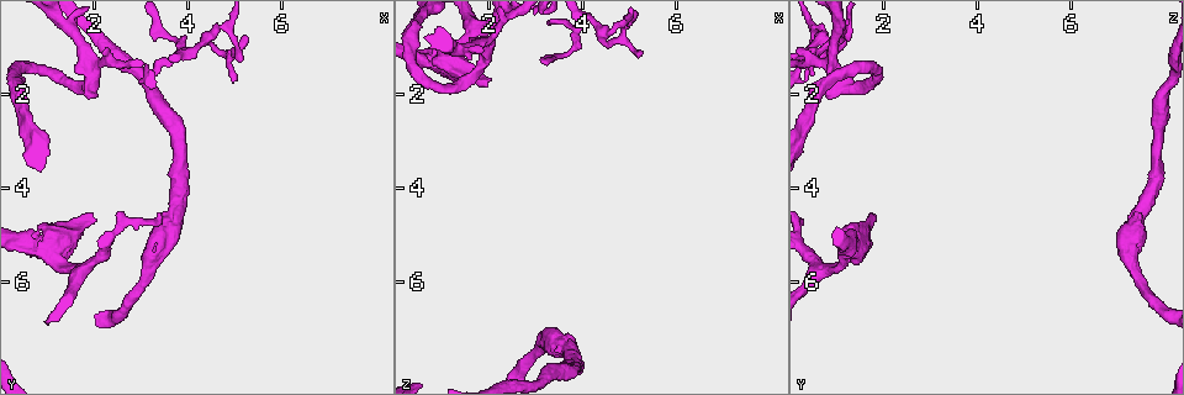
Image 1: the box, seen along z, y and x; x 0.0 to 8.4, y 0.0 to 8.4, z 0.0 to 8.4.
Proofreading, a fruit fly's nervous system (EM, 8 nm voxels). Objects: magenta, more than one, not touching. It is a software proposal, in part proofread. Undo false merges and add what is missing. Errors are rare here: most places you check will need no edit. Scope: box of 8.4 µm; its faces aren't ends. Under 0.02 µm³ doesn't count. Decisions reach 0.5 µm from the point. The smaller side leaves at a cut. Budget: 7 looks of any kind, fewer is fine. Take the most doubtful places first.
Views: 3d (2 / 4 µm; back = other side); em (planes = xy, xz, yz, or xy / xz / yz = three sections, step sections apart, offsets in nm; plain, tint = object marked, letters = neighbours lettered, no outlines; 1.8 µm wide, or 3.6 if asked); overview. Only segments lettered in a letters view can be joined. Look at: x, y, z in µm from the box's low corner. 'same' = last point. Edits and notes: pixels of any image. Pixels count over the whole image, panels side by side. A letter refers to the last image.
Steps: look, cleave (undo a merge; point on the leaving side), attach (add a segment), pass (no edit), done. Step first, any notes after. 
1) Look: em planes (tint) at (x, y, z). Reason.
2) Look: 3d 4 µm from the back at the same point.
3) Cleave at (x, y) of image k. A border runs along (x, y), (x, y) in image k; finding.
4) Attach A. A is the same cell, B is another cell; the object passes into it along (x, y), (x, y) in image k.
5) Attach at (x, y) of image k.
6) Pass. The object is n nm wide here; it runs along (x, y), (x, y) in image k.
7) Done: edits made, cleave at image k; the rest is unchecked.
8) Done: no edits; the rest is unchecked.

Look: 3d 4 µm at (1.95, 4.55, 1.85). Stops while still wide.

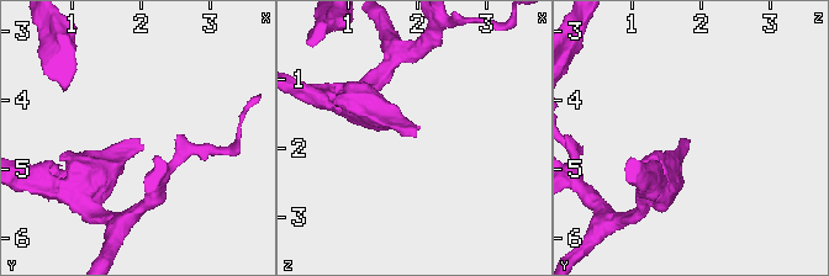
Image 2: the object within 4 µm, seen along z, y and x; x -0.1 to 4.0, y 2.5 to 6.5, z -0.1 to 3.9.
Look: em xz step 16 (tint) at (2.00, 4.55, 1.85). Shape alone is not enough.

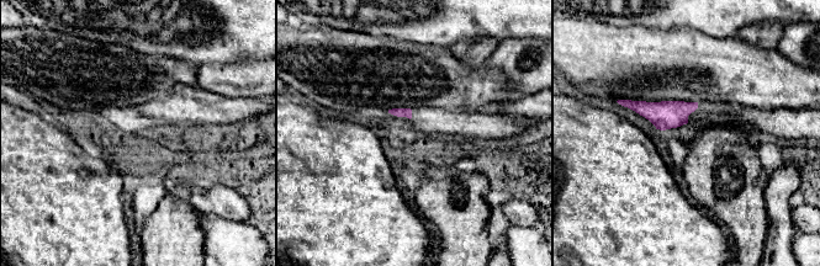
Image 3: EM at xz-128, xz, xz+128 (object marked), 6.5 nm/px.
Look: em planes (letters) at the same point. Another direction.

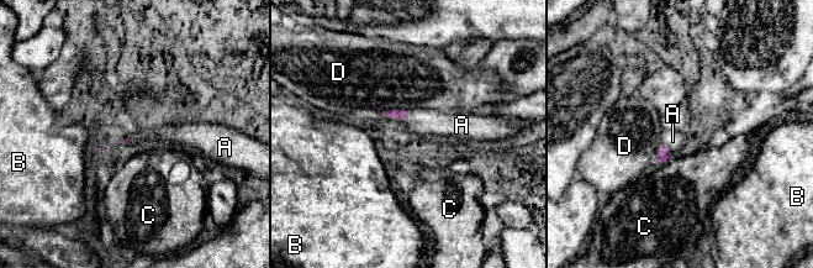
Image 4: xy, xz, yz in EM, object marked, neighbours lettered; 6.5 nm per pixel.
Attach A. A is the same cell, B, C and D are other cells; it goes on there.

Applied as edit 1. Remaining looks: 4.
Look: overview. Redraw.

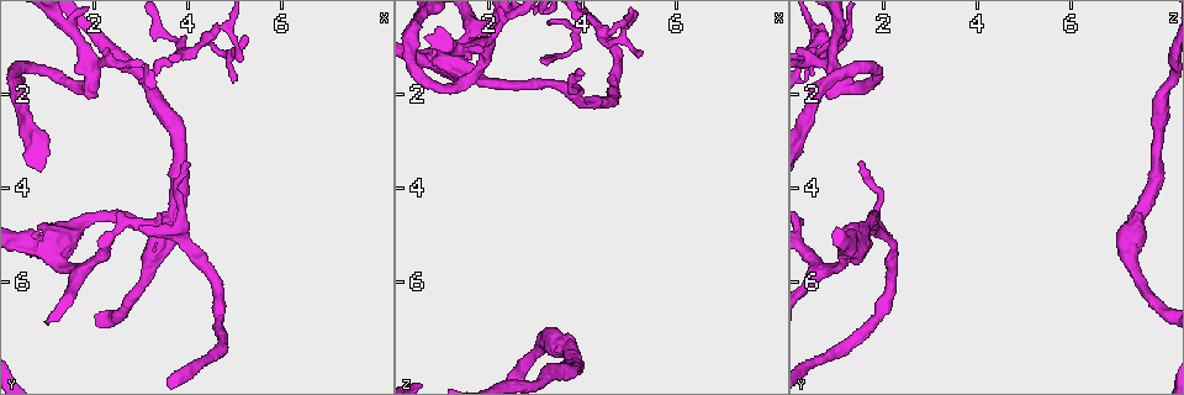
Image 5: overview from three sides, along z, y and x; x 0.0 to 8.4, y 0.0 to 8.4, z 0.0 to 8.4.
Look: 3d 4 µm at (3.25, 5.35, 7.25). Calibre changes.

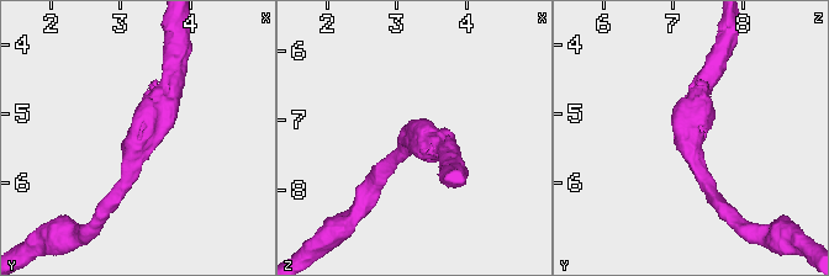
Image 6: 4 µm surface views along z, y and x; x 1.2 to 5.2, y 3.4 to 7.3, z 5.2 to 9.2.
Look: em planes (tint) at (3.30, 5.35, 7.25). The arms are 220, 360 nm wide; shape alone is not enough.

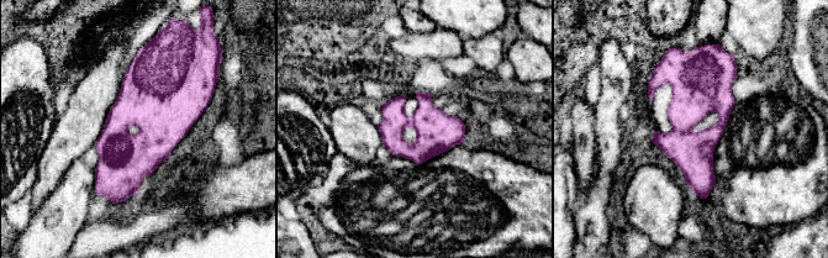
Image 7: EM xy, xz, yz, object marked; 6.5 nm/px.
Look: em planes (letters) at the same point. See the neighbours.

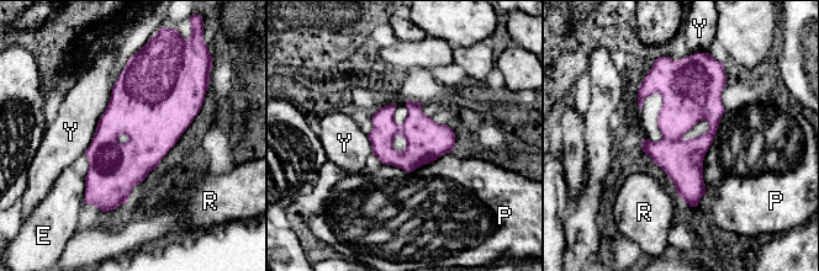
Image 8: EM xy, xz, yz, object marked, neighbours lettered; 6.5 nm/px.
Pass. The longest contact is with Y, 460 nm; E, P, R and Y are other cells; a border runs along (449, 152), (408, 173), (382, 164) in image 8; continuous, no second neuron.

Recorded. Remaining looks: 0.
Done: edits made, attach at image 4; the rest is unchecked.

